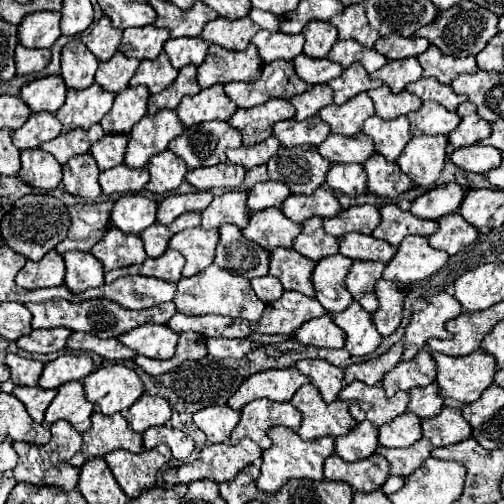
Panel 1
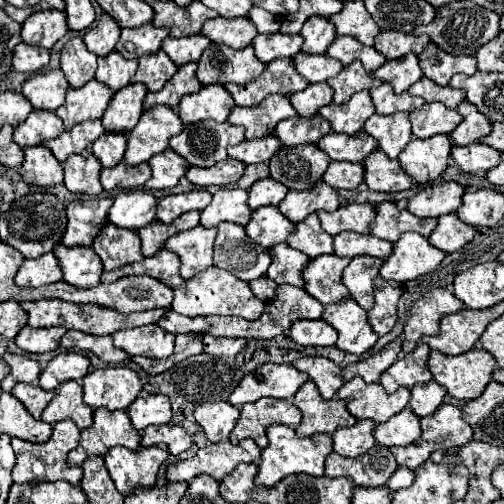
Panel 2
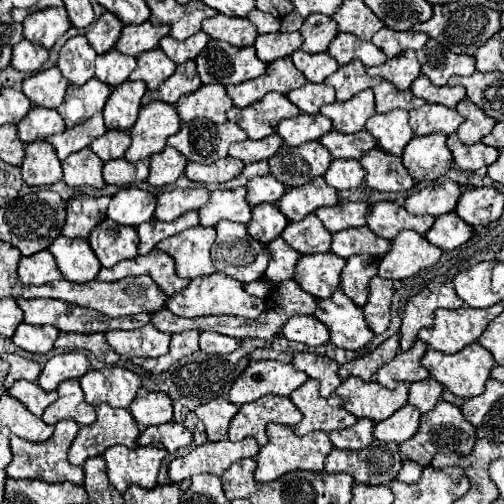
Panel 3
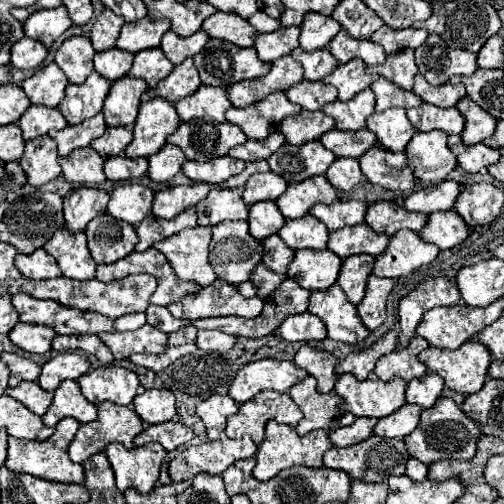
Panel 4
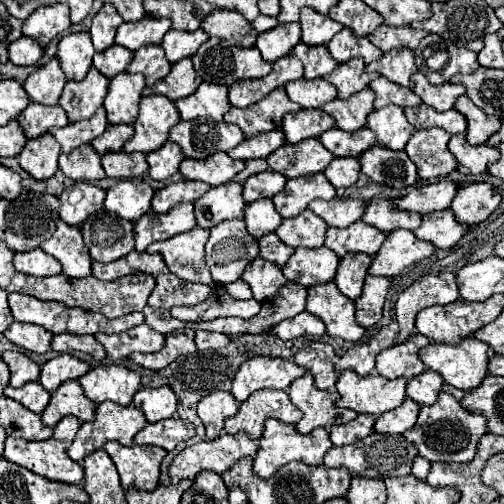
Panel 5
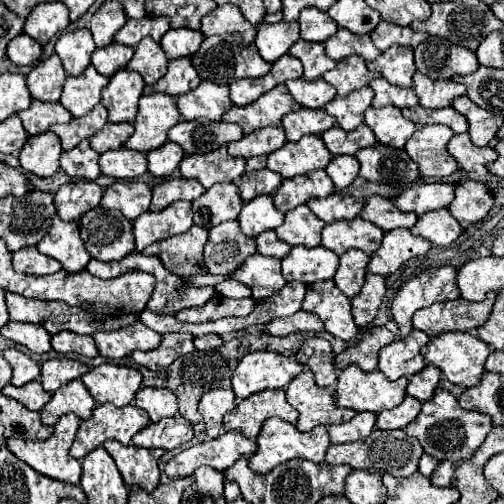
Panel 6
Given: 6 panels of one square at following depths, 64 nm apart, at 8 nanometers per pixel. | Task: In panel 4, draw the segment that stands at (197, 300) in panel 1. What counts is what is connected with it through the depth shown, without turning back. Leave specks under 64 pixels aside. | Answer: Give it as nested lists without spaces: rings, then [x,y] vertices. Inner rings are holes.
[[[214,280],[210,286],[204,286],[204,292],[200,296],[186,296],[184,300],[170,304],[168,310],[176,318],[184,320],[198,320],[198,318],[216,318],[216,316],[240,316],[240,318],[256,318],[262,312],[262,300],[258,296],[244,298],[236,294],[236,288],[232,284],[224,284],[224,280]]]

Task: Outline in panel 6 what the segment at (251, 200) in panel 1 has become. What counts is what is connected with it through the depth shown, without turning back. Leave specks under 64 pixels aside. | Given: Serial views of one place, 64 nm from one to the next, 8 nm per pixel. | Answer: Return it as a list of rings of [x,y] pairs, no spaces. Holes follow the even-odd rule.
[[[262,168],[262,170],[242,174],[238,182],[238,194],[244,202],[248,202],[262,194],[274,194],[280,184],[282,184],[282,176],[278,172]]]

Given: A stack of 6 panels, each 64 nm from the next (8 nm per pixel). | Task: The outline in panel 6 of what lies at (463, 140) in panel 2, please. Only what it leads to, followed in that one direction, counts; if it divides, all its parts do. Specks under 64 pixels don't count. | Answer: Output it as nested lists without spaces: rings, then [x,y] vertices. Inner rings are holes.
[[[458,96],[452,102],[452,106],[468,120],[470,124],[468,134],[476,146],[488,146],[490,140],[496,138],[496,132],[502,126],[502,118],[496,118],[484,108],[476,106],[468,96]]]

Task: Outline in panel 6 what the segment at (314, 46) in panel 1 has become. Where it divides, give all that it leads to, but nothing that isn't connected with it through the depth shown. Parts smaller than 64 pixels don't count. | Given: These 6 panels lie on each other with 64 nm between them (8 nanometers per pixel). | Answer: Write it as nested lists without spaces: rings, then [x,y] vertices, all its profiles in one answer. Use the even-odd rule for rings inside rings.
[[[304,8],[298,22],[300,36],[306,42],[326,42],[338,30],[338,24],[328,16],[328,12],[320,12],[318,8]]]

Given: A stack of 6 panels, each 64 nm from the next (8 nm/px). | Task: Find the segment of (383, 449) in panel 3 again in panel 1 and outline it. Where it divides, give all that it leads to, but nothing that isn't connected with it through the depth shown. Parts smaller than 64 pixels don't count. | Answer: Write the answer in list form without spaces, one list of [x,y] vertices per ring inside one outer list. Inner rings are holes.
[[[376,452],[356,462],[344,462],[340,456],[334,454],[324,464],[324,478],[348,482],[354,490],[360,492],[372,492],[382,488],[388,476],[390,462]]]

